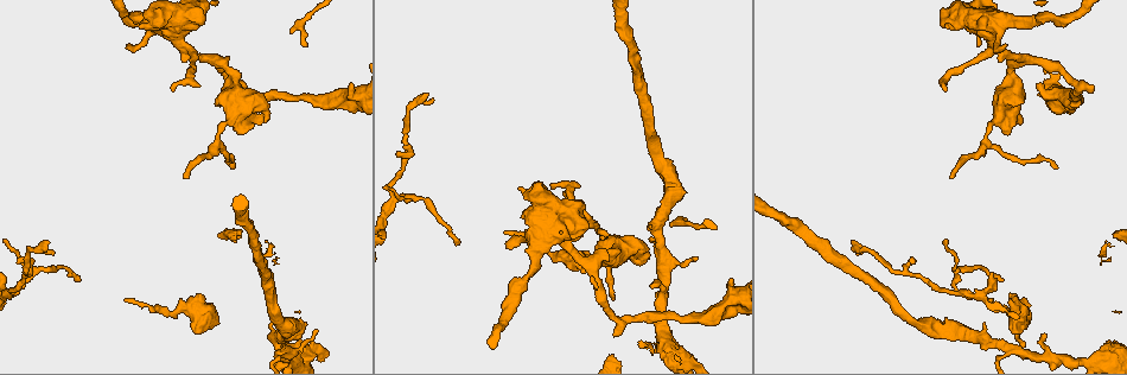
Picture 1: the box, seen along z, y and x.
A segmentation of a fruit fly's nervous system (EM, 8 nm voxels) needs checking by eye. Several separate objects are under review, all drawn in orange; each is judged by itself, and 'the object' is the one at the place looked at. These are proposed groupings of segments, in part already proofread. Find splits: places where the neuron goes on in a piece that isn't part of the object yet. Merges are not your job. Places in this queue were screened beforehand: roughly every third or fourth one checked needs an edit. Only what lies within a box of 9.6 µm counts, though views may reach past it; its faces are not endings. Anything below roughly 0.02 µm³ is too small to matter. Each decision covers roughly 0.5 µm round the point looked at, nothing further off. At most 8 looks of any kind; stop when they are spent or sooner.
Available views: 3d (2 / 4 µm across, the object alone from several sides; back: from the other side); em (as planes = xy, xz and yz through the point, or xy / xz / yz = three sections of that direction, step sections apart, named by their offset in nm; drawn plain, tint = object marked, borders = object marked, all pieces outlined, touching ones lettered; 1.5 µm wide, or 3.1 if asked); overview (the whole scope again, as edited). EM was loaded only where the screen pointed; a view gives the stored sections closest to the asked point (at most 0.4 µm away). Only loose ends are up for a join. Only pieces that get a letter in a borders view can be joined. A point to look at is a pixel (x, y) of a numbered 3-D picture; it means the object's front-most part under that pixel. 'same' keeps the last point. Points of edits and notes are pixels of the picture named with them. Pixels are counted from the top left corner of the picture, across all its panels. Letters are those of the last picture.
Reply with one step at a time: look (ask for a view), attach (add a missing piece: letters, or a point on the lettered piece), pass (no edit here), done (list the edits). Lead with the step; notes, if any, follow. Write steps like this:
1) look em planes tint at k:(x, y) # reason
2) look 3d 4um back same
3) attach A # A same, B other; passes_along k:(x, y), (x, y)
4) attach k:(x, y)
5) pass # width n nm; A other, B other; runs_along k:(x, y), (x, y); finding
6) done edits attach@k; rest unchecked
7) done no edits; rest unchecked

look 3d 2um at 1:(1002, 279) # tapers out

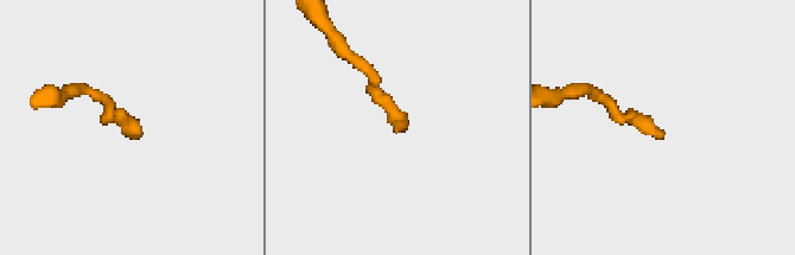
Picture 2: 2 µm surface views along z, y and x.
look em planes borders at 2:(139, 137) # need the tissue

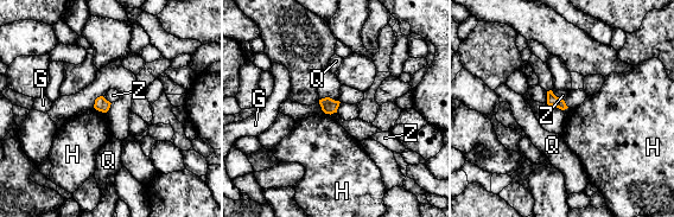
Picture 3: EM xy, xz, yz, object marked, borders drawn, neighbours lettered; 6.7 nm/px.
pass # width 80 nm; G other, H other, Q other, Z other; border 3:(94, 107), (103, 113); none of them fits

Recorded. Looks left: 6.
look em xz step 4 borders at 1:(953, 177) # free end

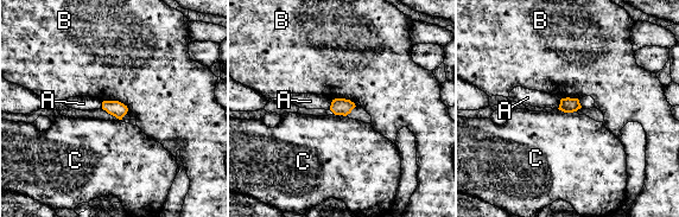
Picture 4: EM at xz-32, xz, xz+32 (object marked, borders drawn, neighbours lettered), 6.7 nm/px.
look em planes borders same

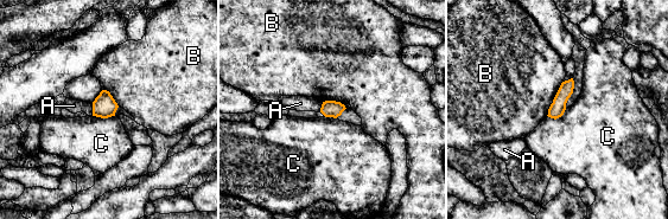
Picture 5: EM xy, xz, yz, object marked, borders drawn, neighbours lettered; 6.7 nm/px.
pass # width 110 nm; A other, B other, C other; border 5:(93, 115), (101, 117), (114, 116); no lettered piece goes on from it

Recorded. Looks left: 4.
look 3d 4um at 1:(696, 259) # thin end

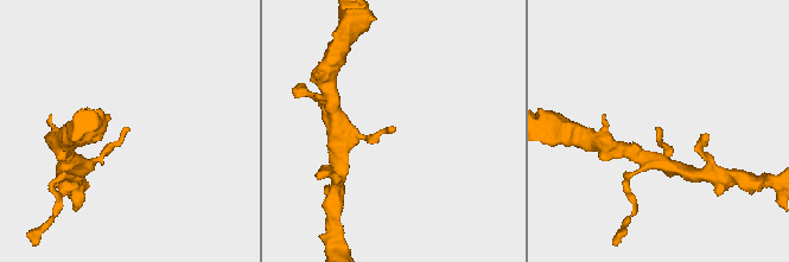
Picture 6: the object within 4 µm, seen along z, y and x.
look em planes borders at 6:(392, 129)

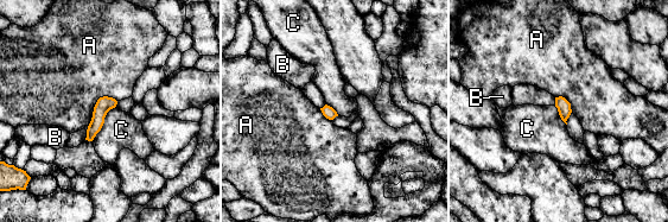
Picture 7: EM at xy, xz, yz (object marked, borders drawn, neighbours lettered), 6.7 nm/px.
pass # A other, B other, C other; runs_along 7:(112, 101), (99, 114), (89, 137); none of them fits

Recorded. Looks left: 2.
done no edits; rest unchecked

